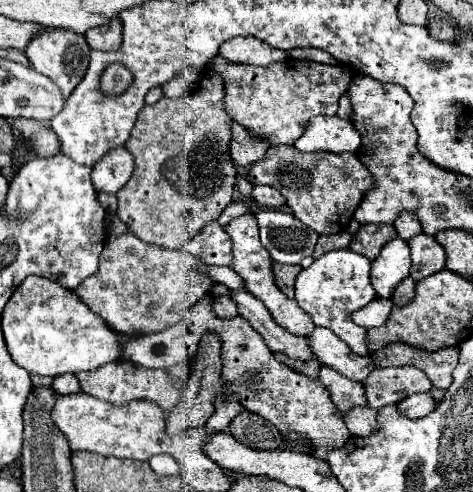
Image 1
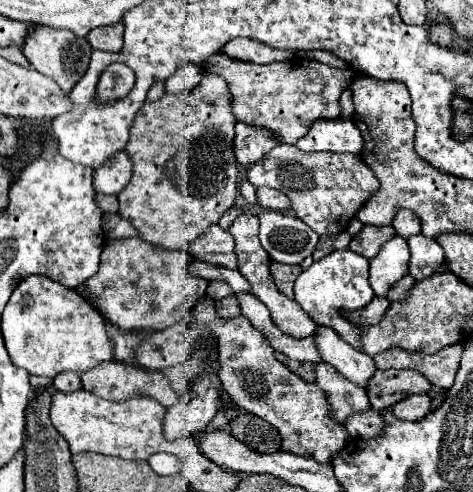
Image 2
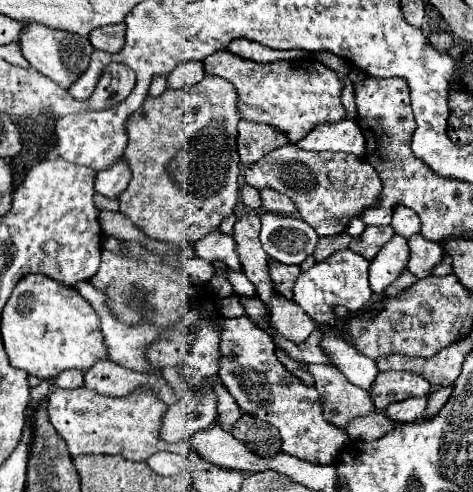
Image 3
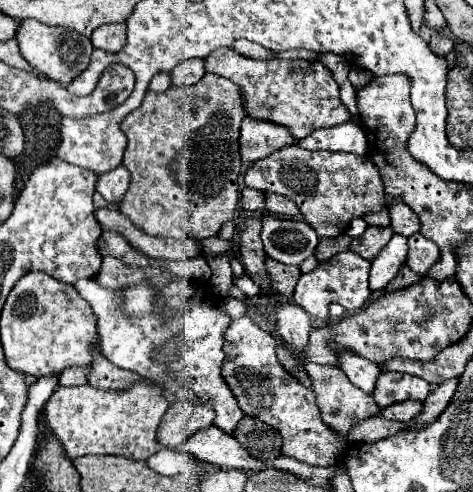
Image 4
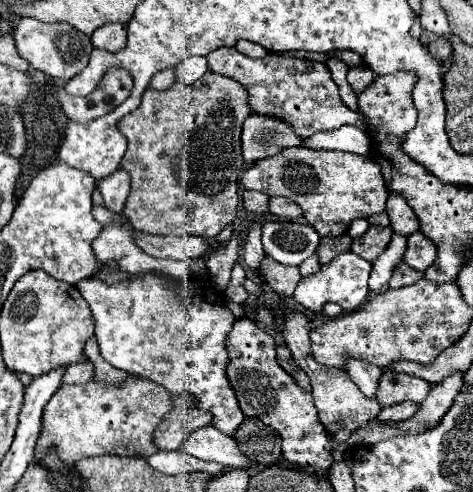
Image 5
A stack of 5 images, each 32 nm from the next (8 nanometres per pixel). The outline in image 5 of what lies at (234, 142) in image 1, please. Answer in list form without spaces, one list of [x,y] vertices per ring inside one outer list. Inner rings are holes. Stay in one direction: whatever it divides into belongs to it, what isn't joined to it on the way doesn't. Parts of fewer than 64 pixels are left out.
[[[248,116],[242,124],[242,158],[246,162],[256,162],[284,148],[298,146],[302,140],[278,120],[268,120],[268,116]]]

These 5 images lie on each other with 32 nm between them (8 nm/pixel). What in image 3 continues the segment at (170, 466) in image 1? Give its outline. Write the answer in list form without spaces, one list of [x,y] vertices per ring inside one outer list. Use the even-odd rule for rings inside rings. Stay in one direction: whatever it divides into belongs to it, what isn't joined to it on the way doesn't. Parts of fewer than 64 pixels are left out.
[[[156,452],[154,456],[148,458],[148,466],[156,470],[156,474],[160,476],[174,476],[186,470],[184,458],[172,452]]]

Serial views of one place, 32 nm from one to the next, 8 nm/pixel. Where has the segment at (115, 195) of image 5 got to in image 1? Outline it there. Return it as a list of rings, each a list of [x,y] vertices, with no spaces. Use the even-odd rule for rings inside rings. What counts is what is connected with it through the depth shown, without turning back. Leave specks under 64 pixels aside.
[[[112,148],[92,168],[92,184],[98,192],[116,194],[132,176],[134,156],[124,148]]]

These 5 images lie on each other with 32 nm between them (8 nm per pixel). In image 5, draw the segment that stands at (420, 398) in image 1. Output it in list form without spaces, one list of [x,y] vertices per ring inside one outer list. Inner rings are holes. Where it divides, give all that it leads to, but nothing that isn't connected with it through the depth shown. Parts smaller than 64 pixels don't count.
[[[402,402],[402,404],[394,404],[394,406],[386,406],[380,410],[378,414],[378,420],[384,420],[384,422],[400,422],[400,420],[408,420],[412,418],[416,412],[418,412],[420,404],[414,404],[414,402]]]

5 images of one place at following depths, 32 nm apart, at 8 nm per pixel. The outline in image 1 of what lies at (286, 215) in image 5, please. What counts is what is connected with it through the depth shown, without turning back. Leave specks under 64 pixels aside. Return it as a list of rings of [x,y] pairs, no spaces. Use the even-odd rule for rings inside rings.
[[[254,186],[252,198],[264,208],[284,206],[284,196],[280,196],[280,192],[276,192],[276,188],[272,188],[272,186]]]

